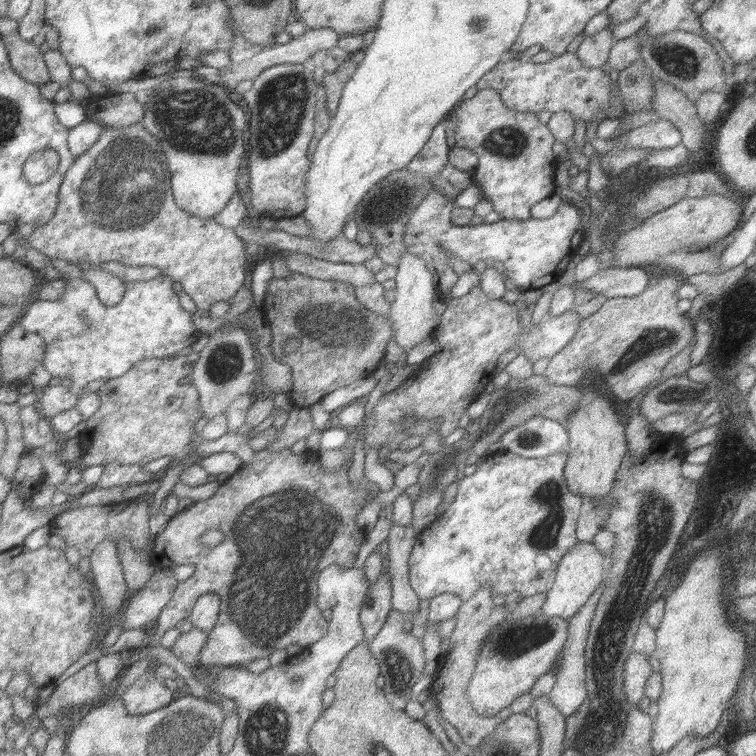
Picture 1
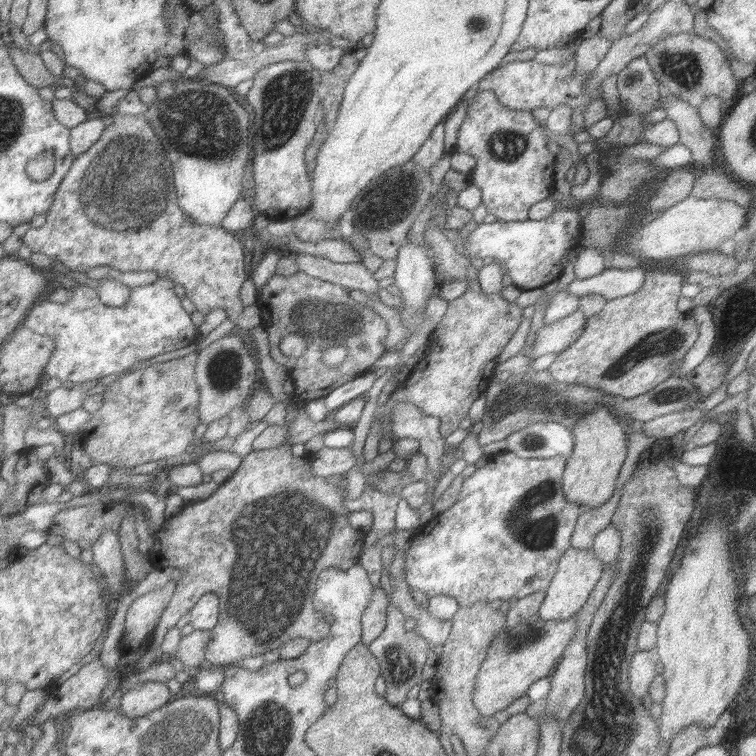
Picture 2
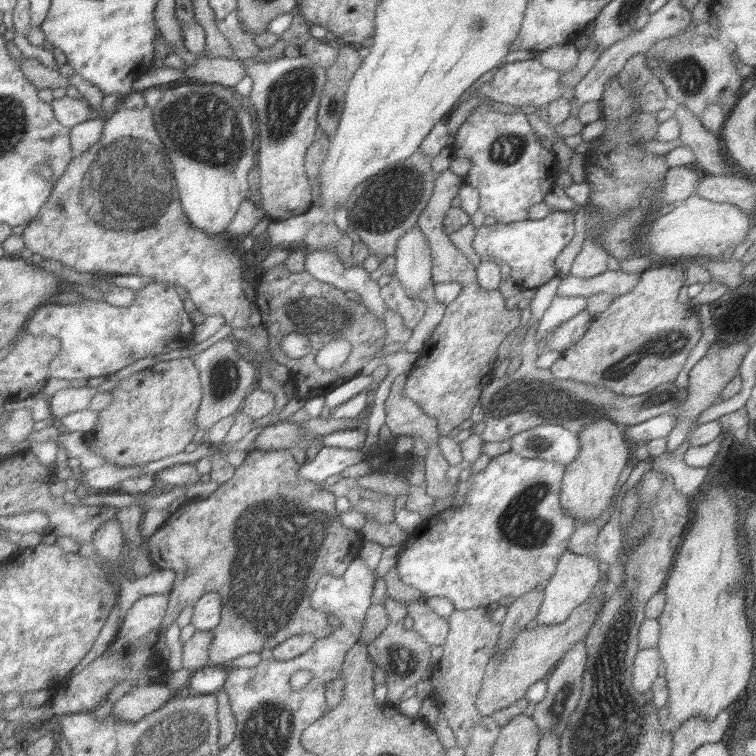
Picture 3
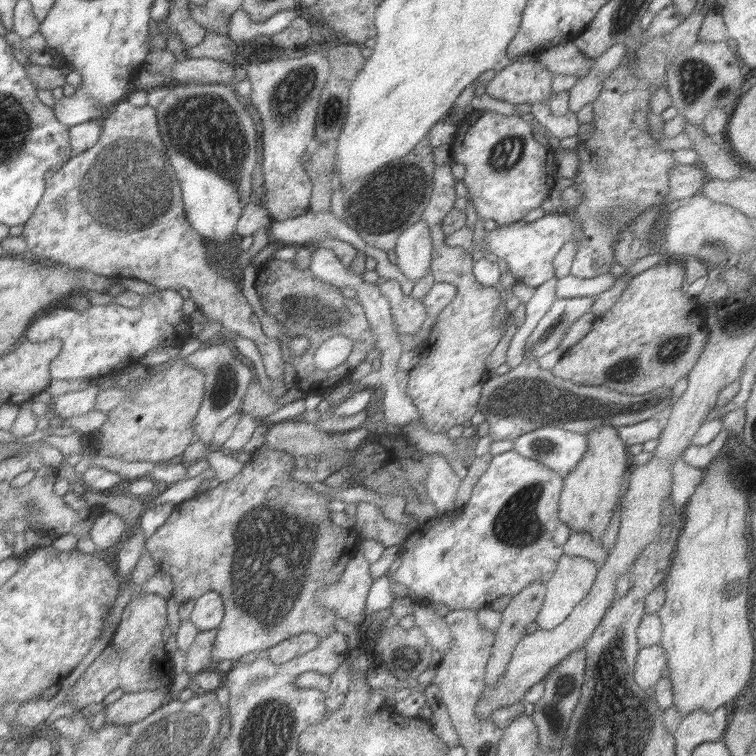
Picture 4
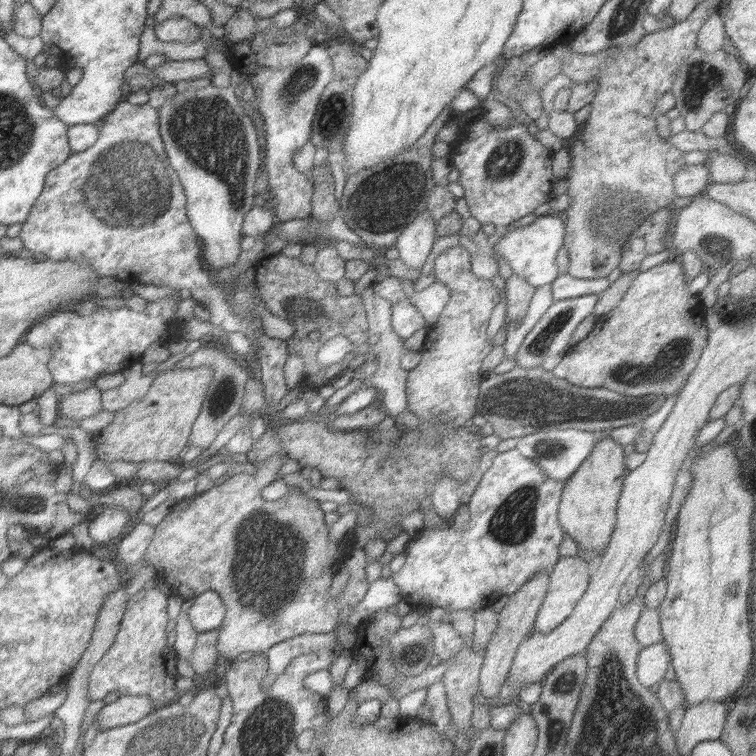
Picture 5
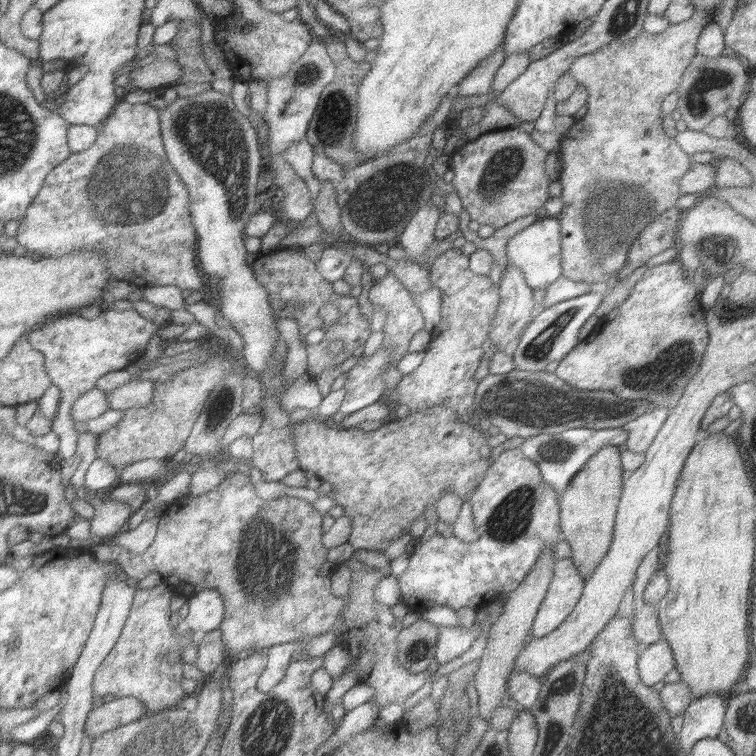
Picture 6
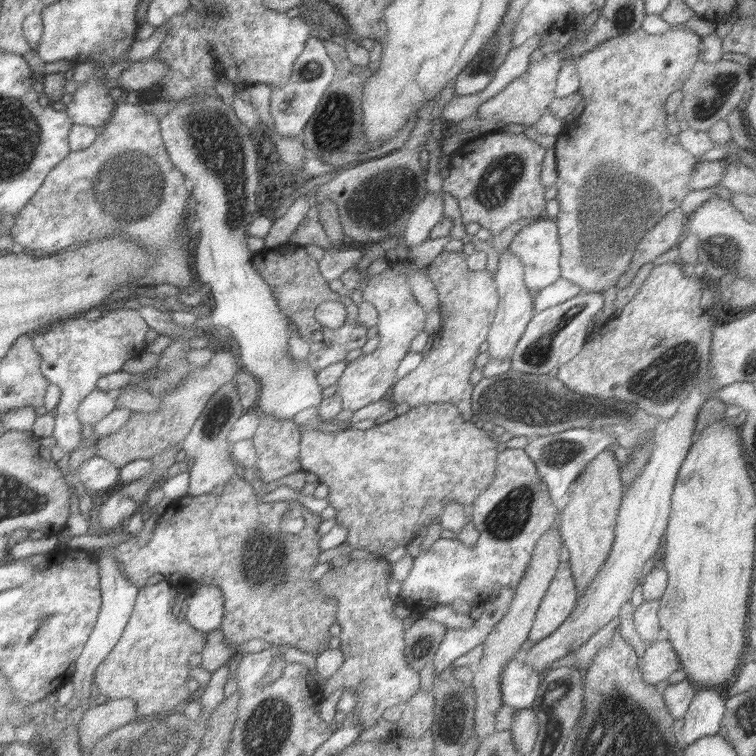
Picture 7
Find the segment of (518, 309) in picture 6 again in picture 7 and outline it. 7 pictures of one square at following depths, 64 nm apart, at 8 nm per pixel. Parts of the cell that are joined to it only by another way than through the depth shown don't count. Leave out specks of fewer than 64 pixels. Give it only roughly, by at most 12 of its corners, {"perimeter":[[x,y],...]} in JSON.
{"perimeter":[[509,250],[495,280],[501,310],[491,358],[511,358],[535,316],[523,266]]}

